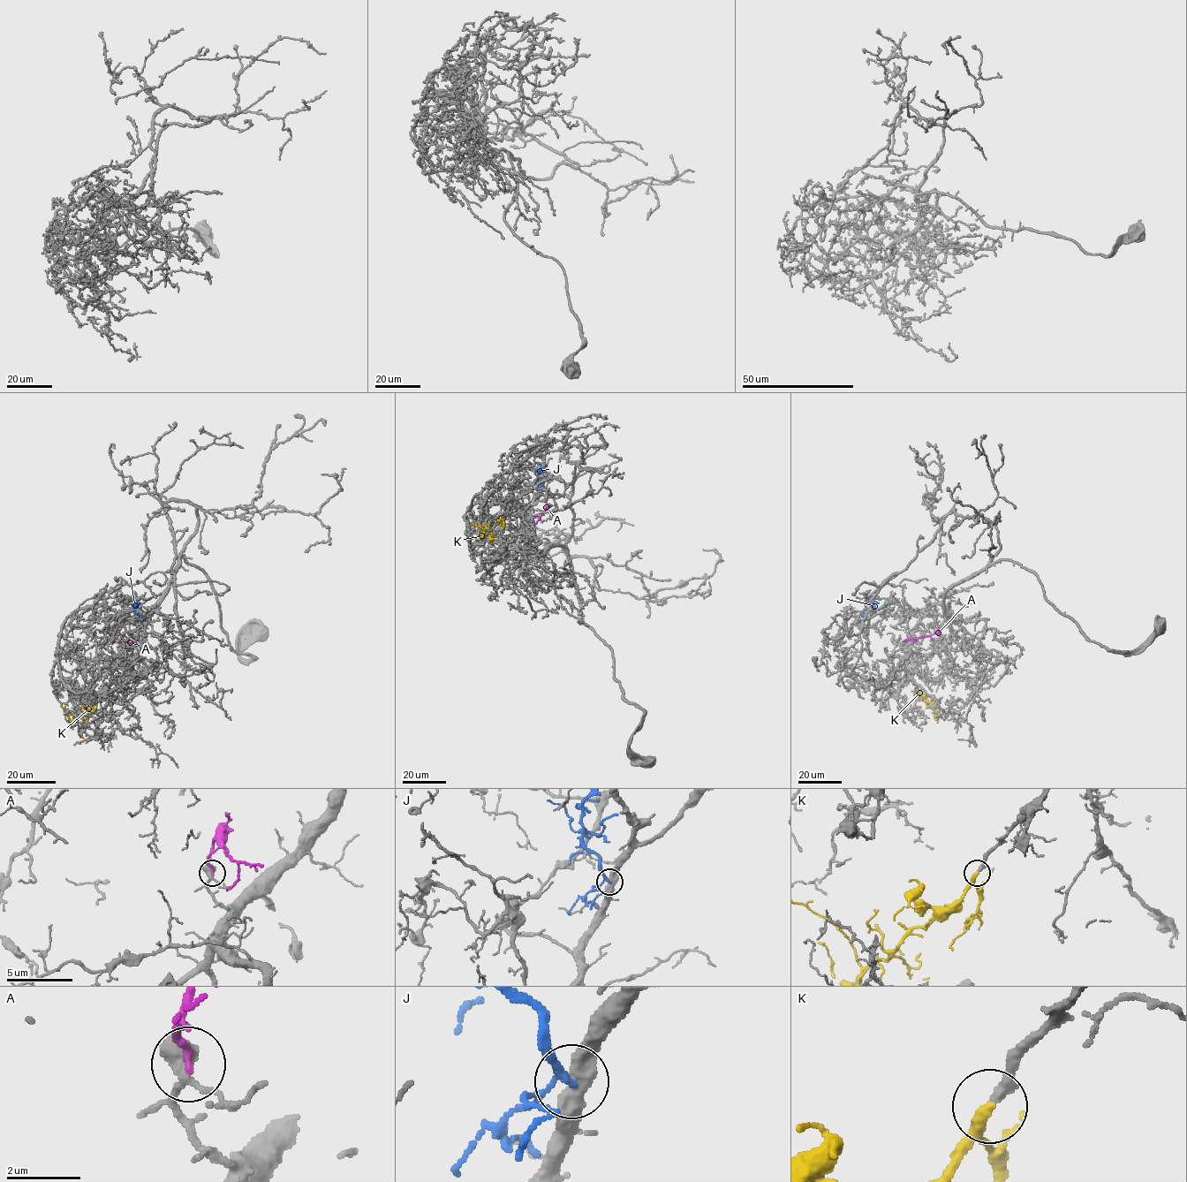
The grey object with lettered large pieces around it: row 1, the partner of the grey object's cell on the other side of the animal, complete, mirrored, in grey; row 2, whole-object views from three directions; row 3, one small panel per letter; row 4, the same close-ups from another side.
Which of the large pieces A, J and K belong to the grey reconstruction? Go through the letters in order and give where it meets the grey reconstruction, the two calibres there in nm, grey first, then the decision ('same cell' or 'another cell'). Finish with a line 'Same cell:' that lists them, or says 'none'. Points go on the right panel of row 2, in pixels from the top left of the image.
A: (942, 637) | 440/200 nm | same cell
J: (881, 608) | 440/190 nm | another cell
K: (917, 688) | 320/340 nm | same cell
Same cell: A, K

